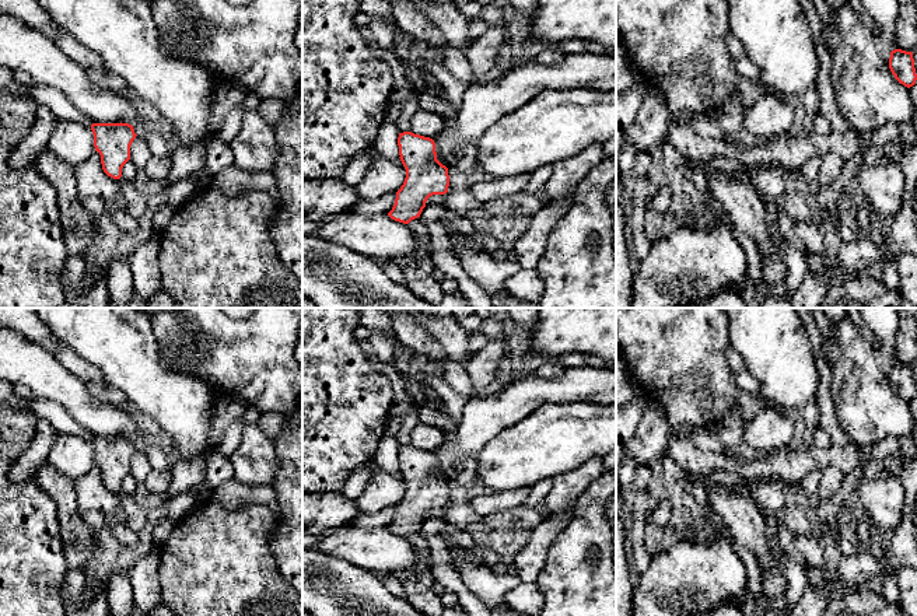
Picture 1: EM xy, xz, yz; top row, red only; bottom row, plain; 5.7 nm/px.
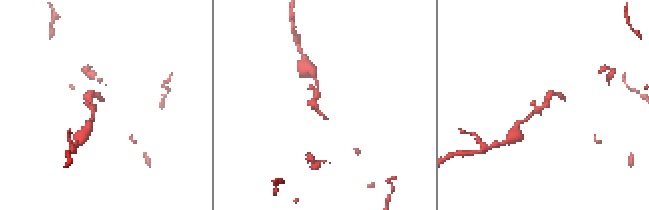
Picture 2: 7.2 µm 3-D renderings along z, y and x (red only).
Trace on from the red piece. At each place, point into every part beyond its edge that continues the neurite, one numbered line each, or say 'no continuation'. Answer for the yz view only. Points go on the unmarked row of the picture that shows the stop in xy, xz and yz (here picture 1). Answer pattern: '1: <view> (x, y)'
no continuation

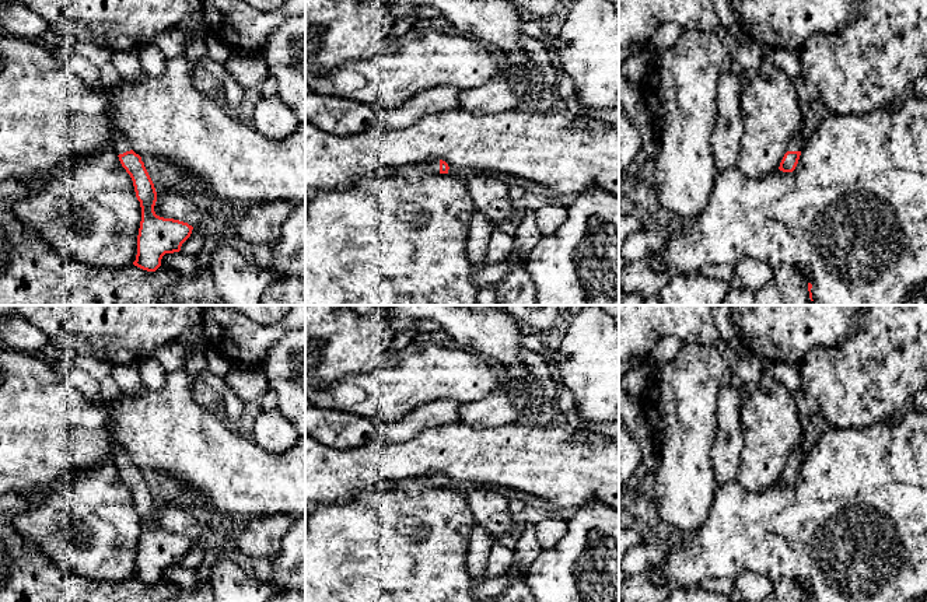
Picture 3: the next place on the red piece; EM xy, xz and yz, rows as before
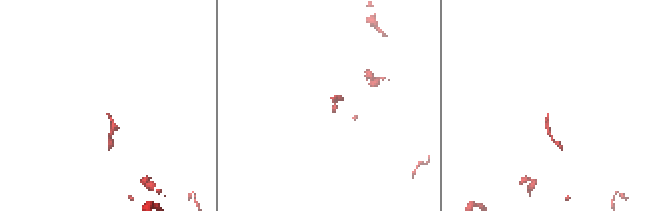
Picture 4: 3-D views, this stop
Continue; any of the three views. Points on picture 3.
1: xy (121, 458)

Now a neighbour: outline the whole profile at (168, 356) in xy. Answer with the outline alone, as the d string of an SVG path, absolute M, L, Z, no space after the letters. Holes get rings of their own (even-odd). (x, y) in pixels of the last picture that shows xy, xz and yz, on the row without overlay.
M171 342L161 346L153 353L153 357L160 363L167 374L179 371L188 361L188 346Z

